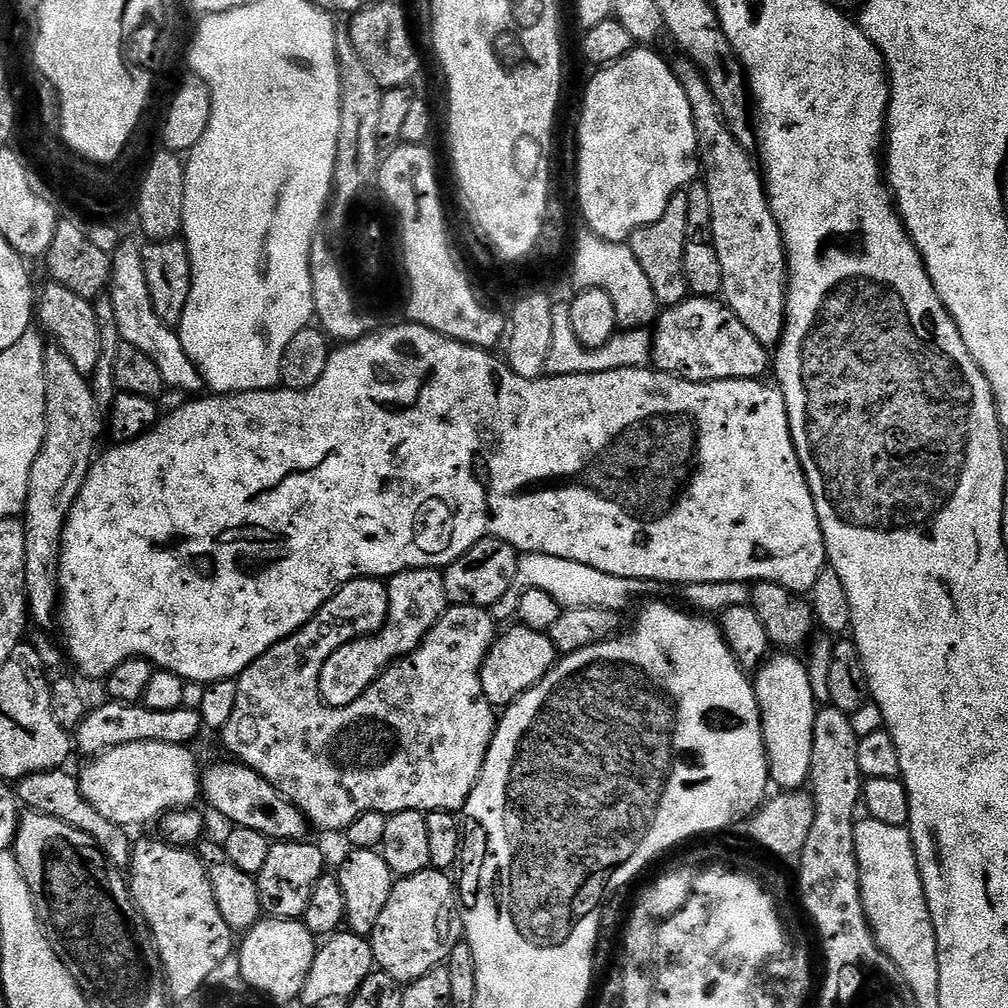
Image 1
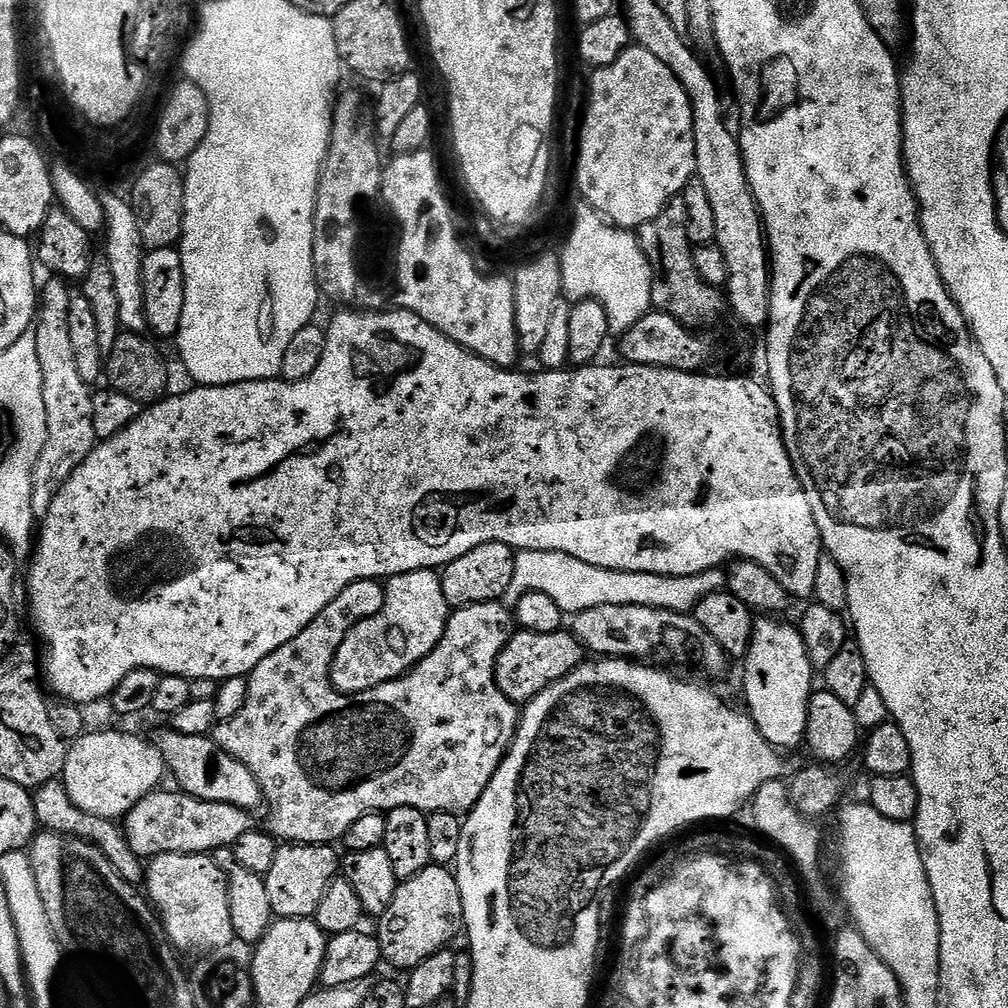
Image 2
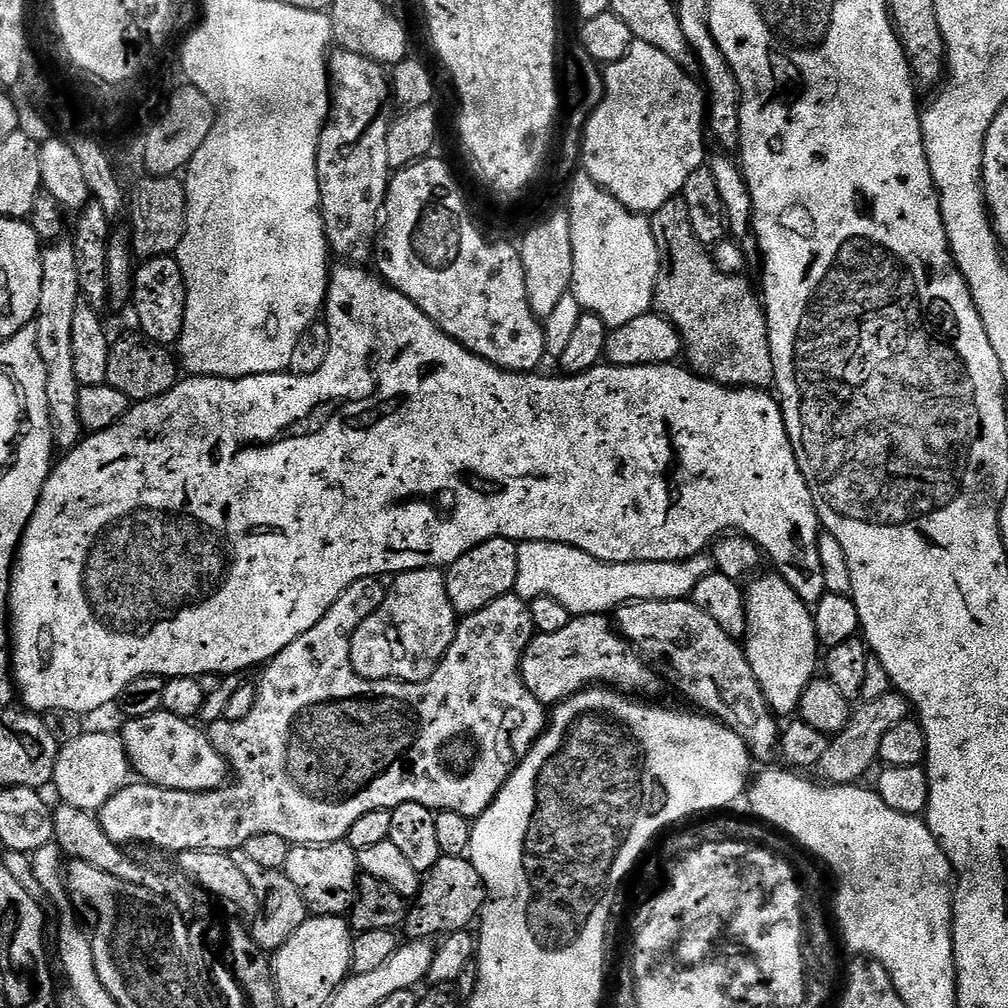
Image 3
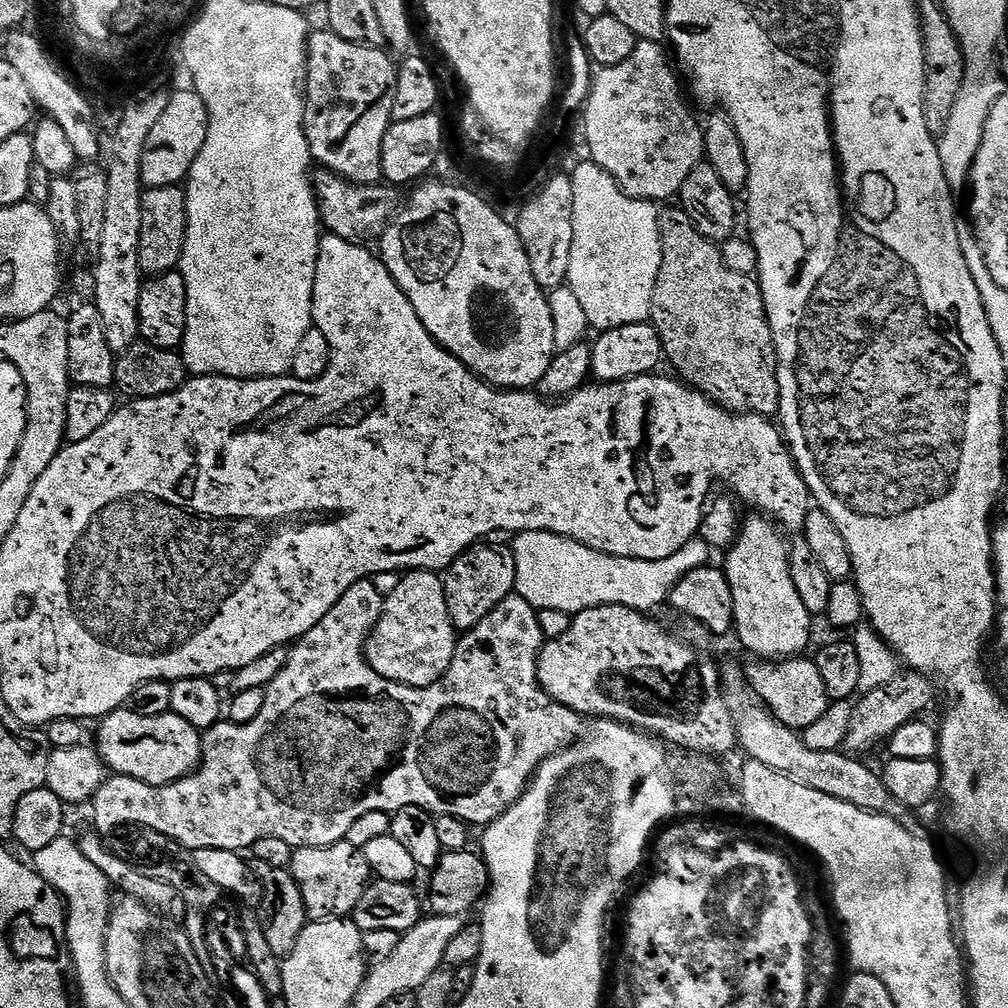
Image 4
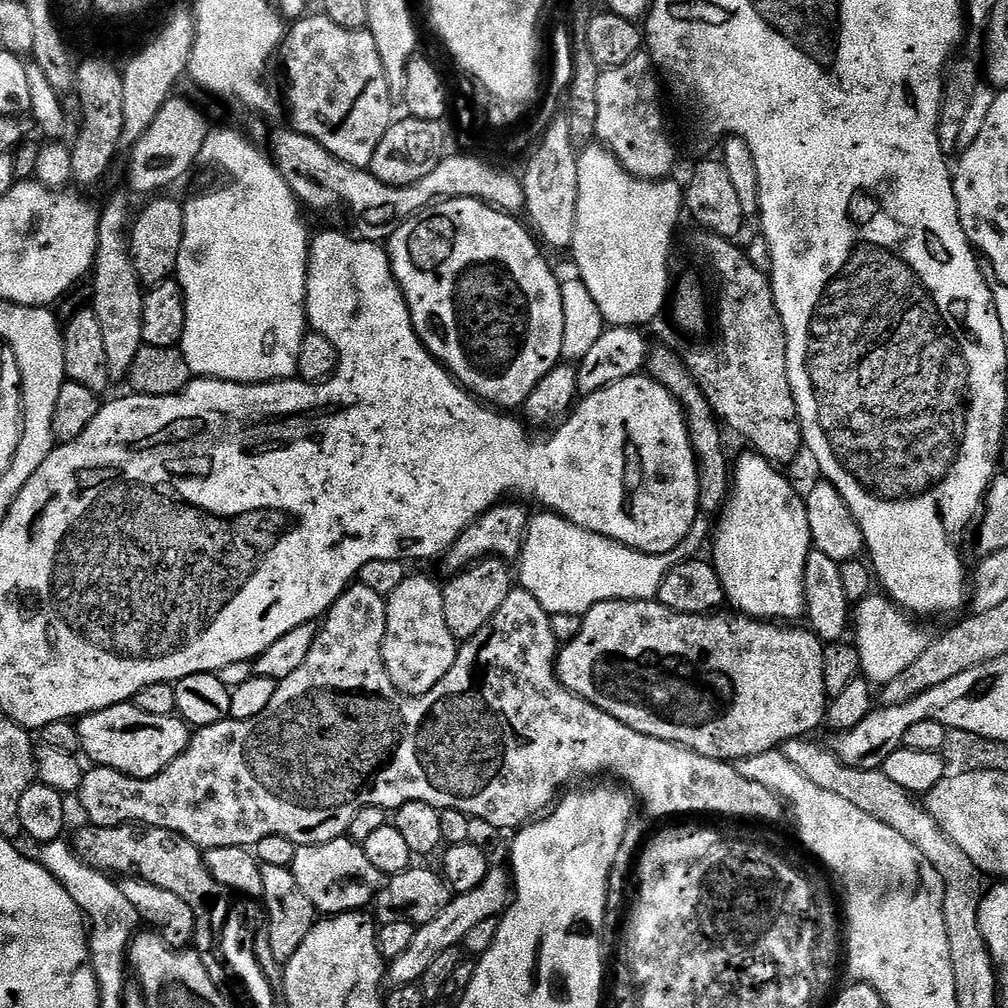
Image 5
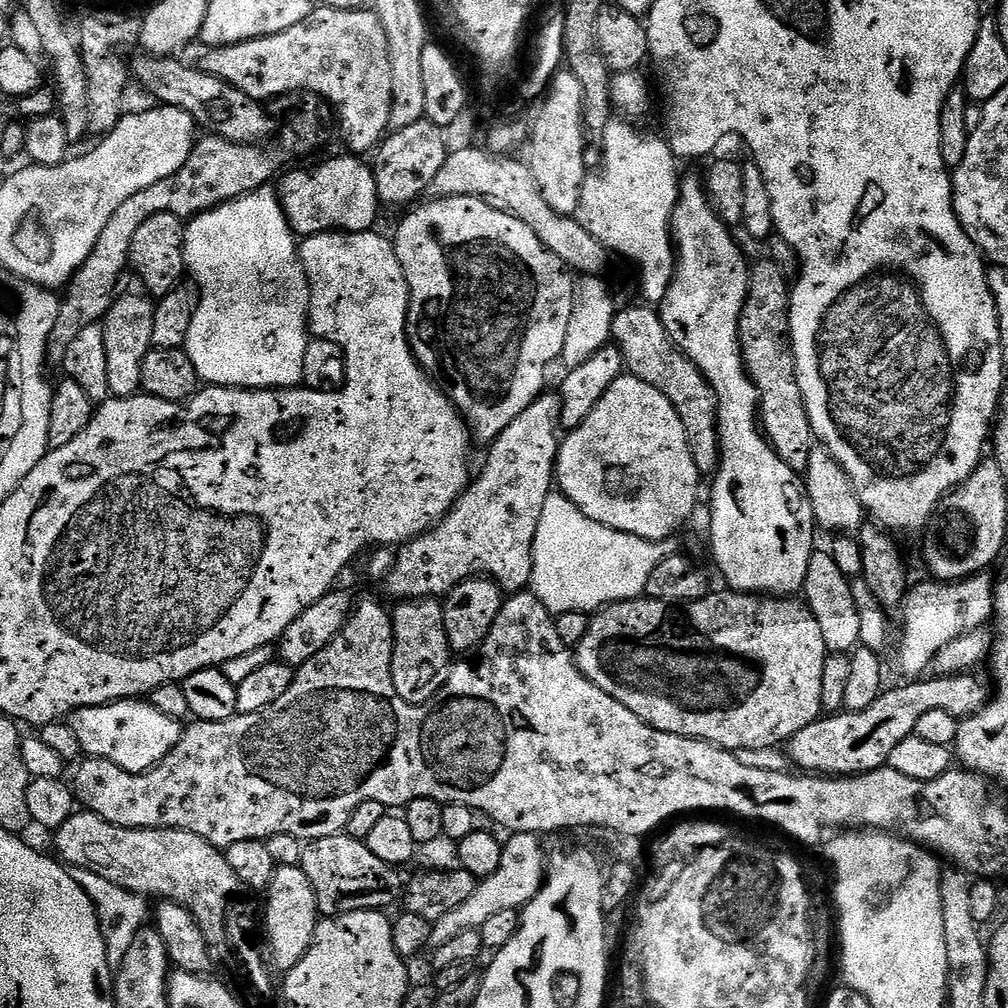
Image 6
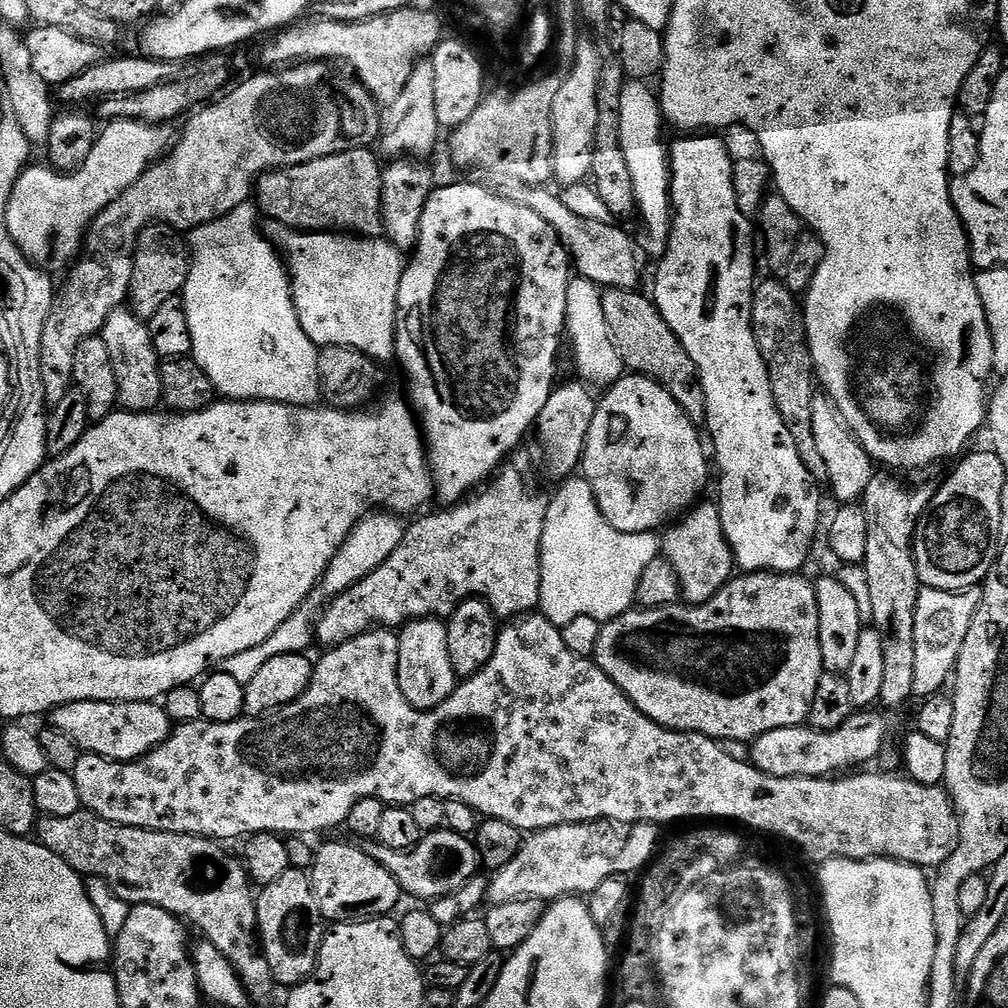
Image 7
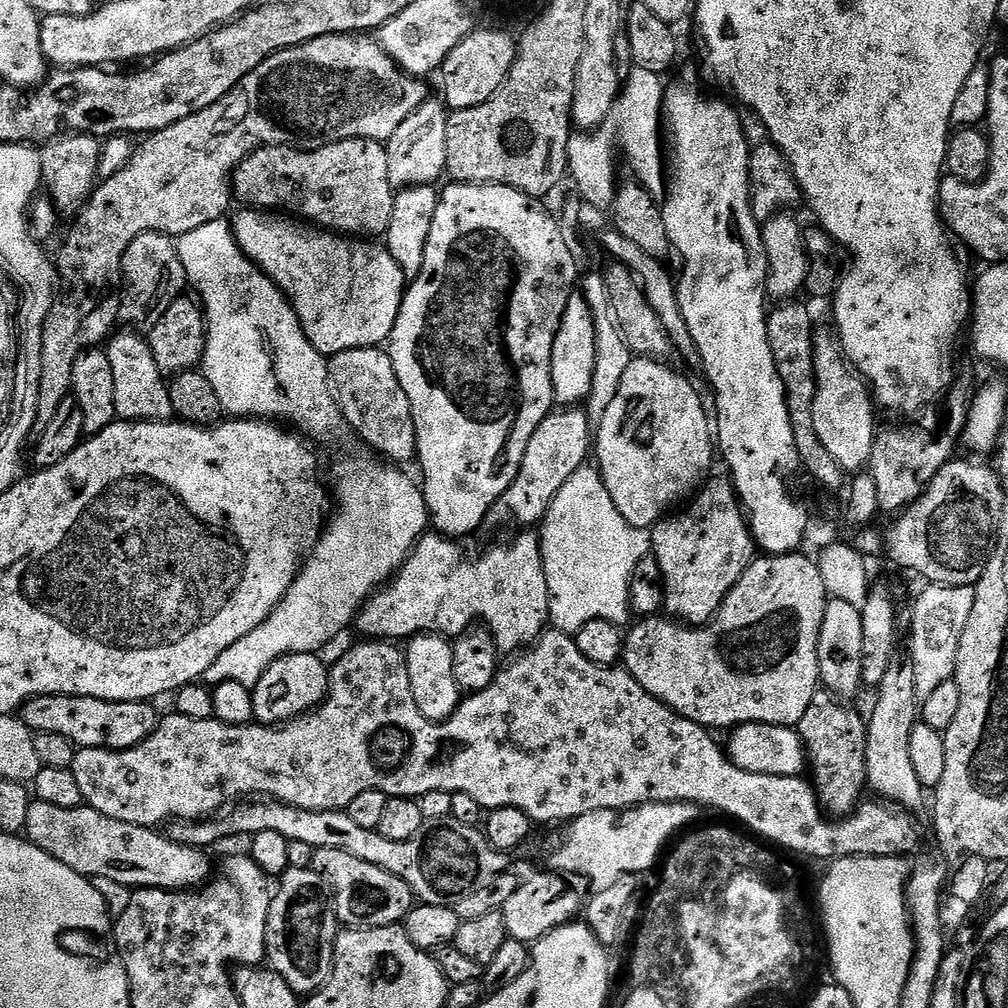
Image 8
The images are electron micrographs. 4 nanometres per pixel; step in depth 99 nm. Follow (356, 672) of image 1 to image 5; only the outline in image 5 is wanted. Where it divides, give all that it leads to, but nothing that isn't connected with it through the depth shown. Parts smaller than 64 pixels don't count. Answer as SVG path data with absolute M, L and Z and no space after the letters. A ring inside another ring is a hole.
M408 576L392 593L387 593L386 634L382 658L390 682L403 696L430 694L454 666L458 641L446 626L446 606L442 606L444 589L428 576Z

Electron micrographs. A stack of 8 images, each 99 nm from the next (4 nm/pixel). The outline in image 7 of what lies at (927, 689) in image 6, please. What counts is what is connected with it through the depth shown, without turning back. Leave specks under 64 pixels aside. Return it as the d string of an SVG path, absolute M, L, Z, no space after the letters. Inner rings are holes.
M857 711L833 732L822 732L811 726L770 730L751 741L750 763L774 778L828 778L857 766L871 765L868 763L883 750L888 740L888 720L883 711L876 711Z

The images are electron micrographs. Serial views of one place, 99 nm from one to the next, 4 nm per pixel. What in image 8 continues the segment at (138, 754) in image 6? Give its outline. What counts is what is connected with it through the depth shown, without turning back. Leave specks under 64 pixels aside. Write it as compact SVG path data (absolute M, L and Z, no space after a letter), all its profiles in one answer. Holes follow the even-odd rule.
M36 696L24 703L22 719L33 733L49 732L62 734L77 749L109 748L122 750L133 748L145 740L158 723L158 715L151 703L143 700L117 702L116 700L99 700L89 696Z

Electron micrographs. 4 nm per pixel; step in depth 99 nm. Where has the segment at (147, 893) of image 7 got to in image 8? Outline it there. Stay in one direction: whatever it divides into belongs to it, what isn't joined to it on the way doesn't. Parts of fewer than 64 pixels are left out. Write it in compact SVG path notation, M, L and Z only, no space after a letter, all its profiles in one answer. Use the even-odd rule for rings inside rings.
M33 799L26 810L23 835L38 846L38 850L46 850L50 858L58 858L62 866L70 866L70 870L89 878L110 878L129 890L199 889L213 875L209 853L174 842L171 835L164 833L163 836L160 832L163 831L106 818L106 814L98 814L98 810L87 806L62 810L62 806L50 806L50 802Z

